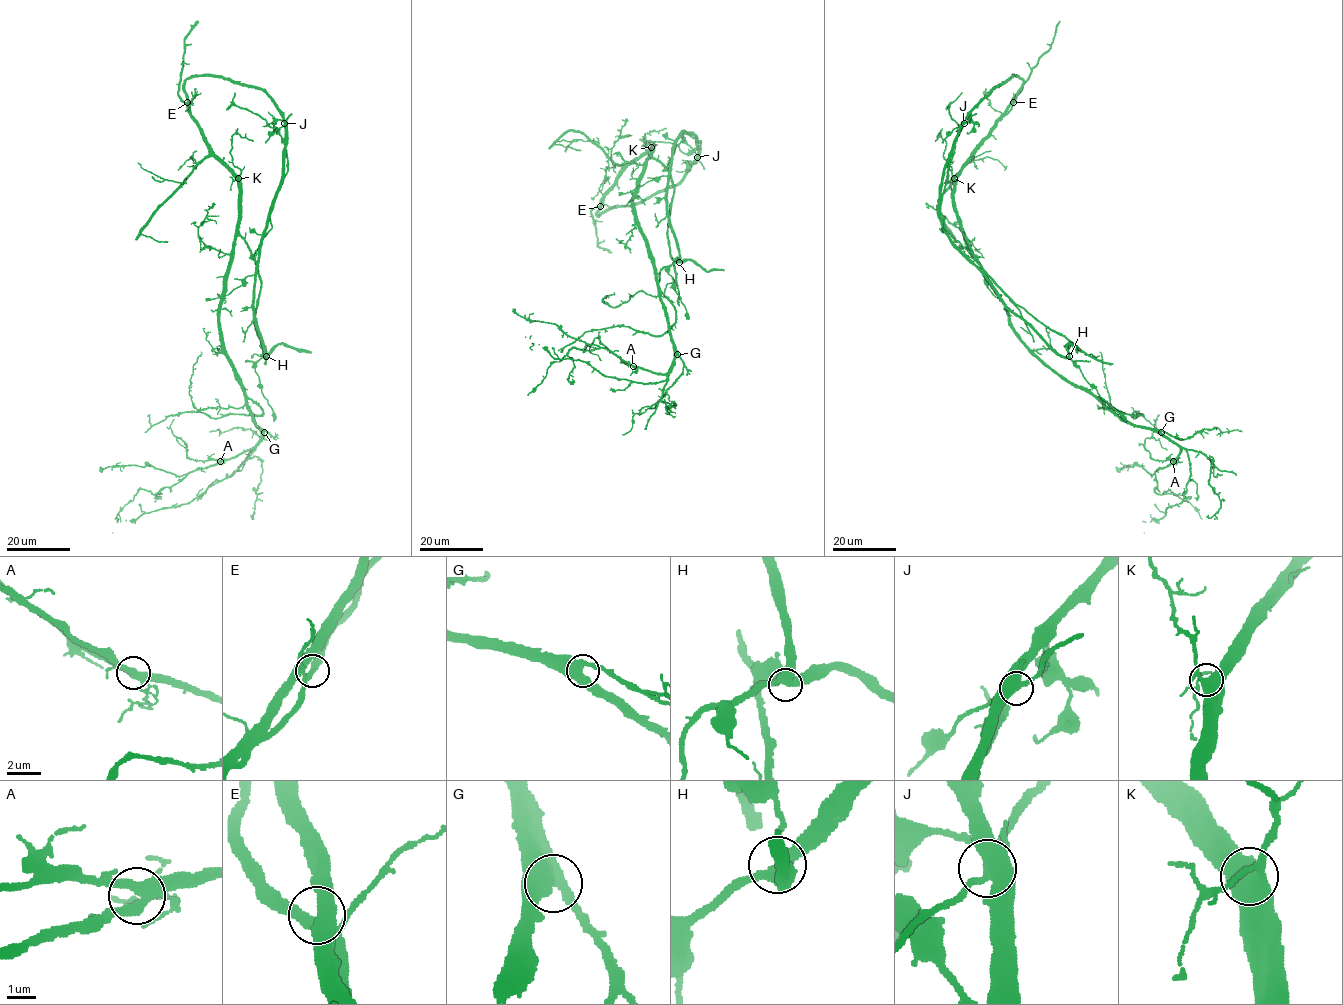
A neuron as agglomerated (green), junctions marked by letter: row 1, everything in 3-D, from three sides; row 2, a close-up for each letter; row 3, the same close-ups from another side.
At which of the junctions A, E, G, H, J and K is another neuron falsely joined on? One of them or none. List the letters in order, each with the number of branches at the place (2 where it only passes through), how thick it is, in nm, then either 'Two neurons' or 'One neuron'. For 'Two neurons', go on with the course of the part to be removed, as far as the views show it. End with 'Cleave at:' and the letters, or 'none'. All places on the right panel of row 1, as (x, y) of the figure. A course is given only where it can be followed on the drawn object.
A: Branches: 5. Thickness 400 nm. One neuron
E: Branches: 4. Thickness 300 nm. One neuron
G: Branches: 3. Thickness 480 nm. One neuron
H: Branches: 4. Thickness 380 nm. One neuron
J: Branches: 5. Thickness 440 nm. Two neurons. Course of the part to remove: (964, 124), (956, 127), (942, 143)
K: Branches: 4. Thickness 550 nm. One neuron
Cleave at: J

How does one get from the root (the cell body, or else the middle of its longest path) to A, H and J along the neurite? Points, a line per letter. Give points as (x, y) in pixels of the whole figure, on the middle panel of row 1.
A: (636, 214), (667, 316), (674, 364), (664, 374), (633, 366)
H: (636, 214), (632, 203), (635, 189), (666, 176), (667, 217), (679, 250), (679, 262)
J: (636, 214), (634, 191), (668, 175), (671, 148), (682, 133), (695, 137), (697, 157)

